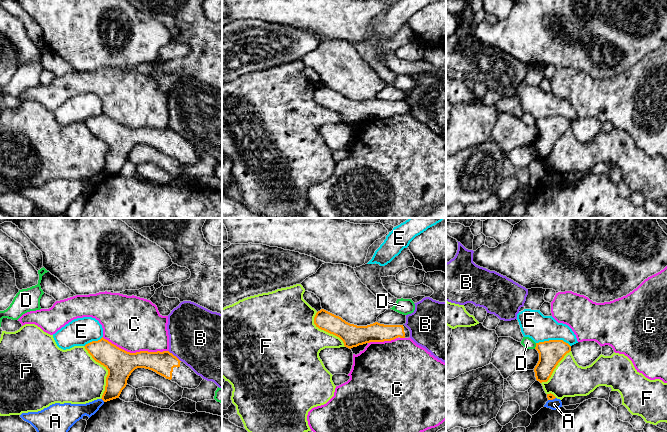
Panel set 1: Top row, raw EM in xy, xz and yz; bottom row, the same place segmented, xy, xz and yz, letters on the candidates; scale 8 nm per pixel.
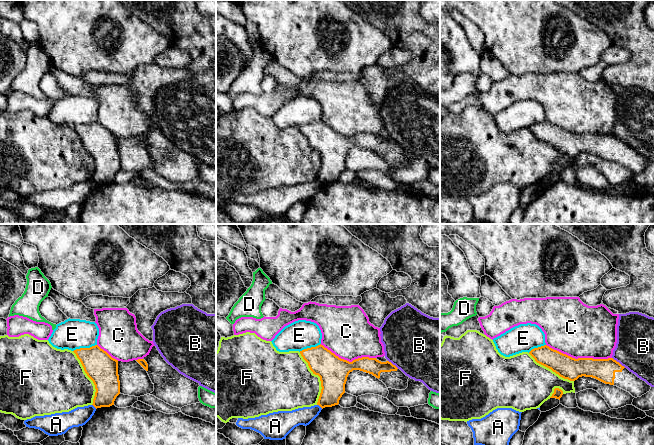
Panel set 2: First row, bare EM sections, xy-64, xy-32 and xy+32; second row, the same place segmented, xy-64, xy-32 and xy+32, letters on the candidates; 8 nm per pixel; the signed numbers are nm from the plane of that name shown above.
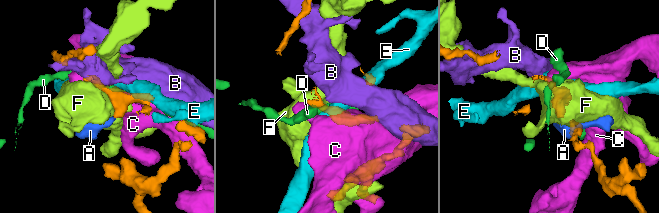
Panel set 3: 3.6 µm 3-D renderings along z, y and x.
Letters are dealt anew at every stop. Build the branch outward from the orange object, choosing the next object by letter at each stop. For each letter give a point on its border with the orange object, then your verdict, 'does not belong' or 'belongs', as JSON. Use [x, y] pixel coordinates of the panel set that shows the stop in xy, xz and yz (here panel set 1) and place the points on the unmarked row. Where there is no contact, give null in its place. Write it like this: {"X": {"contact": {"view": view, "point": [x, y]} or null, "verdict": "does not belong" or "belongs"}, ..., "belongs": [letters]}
{"A": {"contact": {"view": "xy", "point": [103, 176]}, "verdict": "does not belong"}, "B": {"contact": {"view": "xy", "point": [173, 131]}, "verdict": "does not belong"}, "C": {"contact": {"view": "xy", "point": [136, 128]}, "verdict": "does not belong"}, "D": {"contact": {"view": "yz", "point": [536, 122]}, "verdict": "does not belong"}, "E": {"contact": {"view": "yz", "point": [553, 116]}, "verdict": "does not belong"}, "F": {"contact": {"view": "xy", "point": [108, 147]}, "verdict": "does not belong"}, "belongs": []}

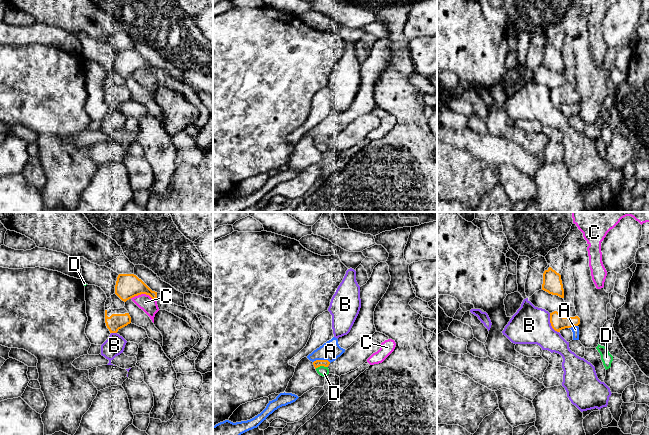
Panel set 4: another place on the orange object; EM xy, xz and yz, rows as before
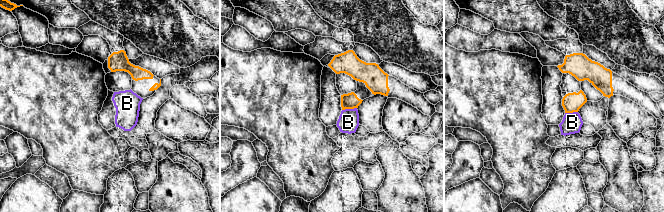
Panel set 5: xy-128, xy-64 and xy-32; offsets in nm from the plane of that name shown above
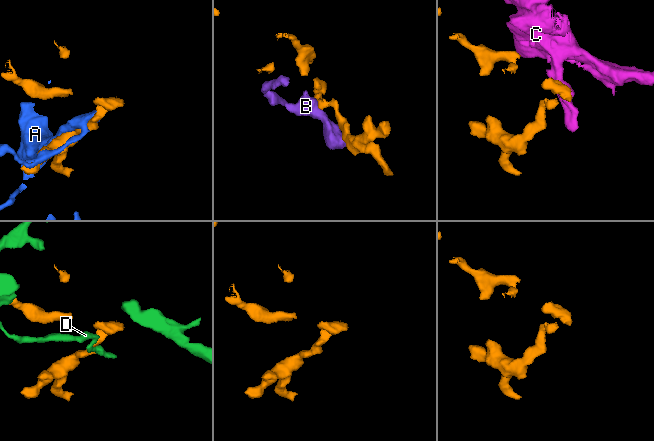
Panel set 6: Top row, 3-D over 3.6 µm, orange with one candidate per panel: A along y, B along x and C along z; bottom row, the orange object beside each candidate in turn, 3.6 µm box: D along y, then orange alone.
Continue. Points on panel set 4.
{"A": {"contact": {"view": "xz", "point": [322, 136]}, "verdict": "does not belong"}, "B": {"contact": {"view": "yz", "point": [550, 98]}, "verdict": "does not belong"}, "C": {"contact": {"view": "xy", "point": [143, 69]}, "verdict": "does not belong"}, "D": {"contact": {"view": "xz", "point": [321, 141]}, "verdict": "does not belong"}, "belongs": []}

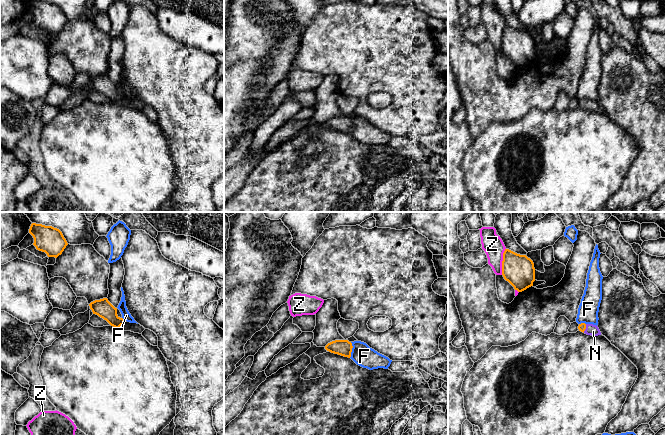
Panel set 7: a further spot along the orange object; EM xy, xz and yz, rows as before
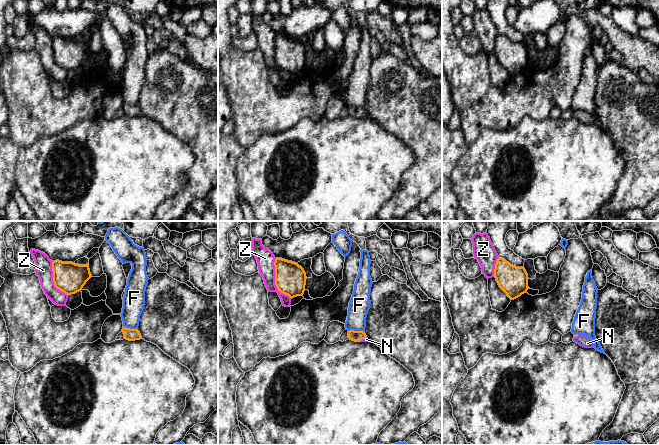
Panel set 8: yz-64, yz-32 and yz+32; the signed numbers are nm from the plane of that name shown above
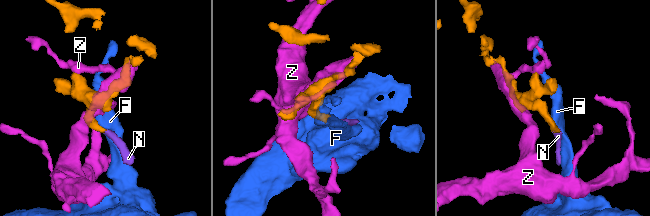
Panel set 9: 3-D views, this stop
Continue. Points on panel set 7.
{"F": {"contact": {"view": "xz", "point": [351, 126]}, "verdict": "does not belong"}, "N": {"contact": {"view": "yz", "point": [585, 104]}, "verdict": "belongs"}, "Z": {"contact": {"view": "yz", "point": [502, 37]}, "verdict": "does not belong"}, "belongs": ["N"]}

